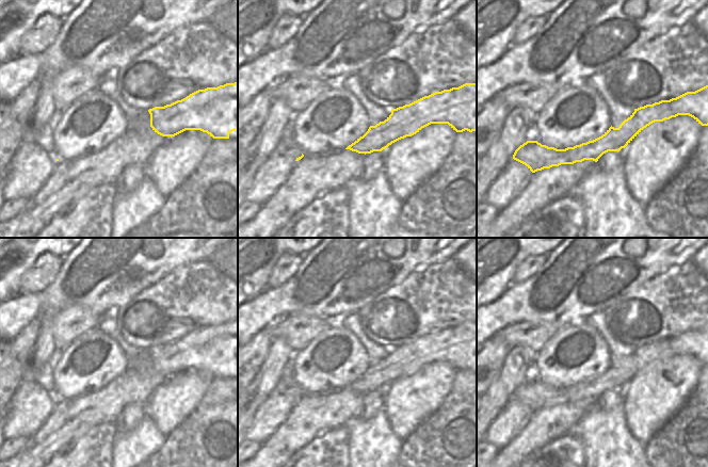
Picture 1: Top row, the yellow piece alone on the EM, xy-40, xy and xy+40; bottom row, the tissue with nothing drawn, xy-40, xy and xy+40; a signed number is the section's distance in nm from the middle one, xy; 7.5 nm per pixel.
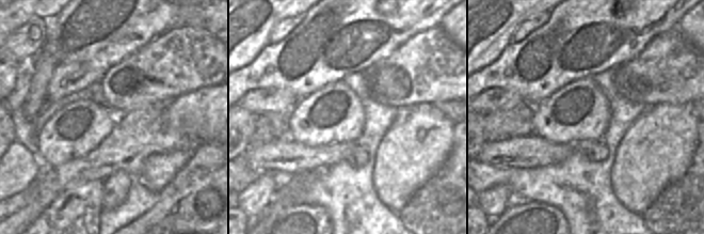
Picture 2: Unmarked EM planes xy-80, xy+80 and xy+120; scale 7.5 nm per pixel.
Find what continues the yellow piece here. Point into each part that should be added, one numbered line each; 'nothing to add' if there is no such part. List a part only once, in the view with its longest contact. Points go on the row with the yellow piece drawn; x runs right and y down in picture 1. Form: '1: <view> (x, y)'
nothing to add

